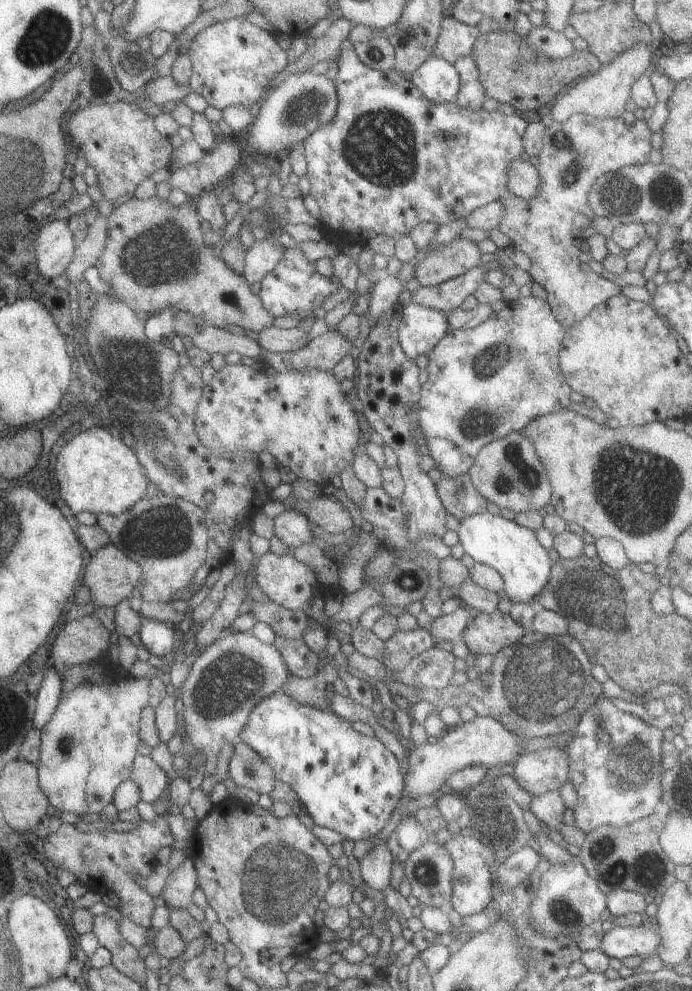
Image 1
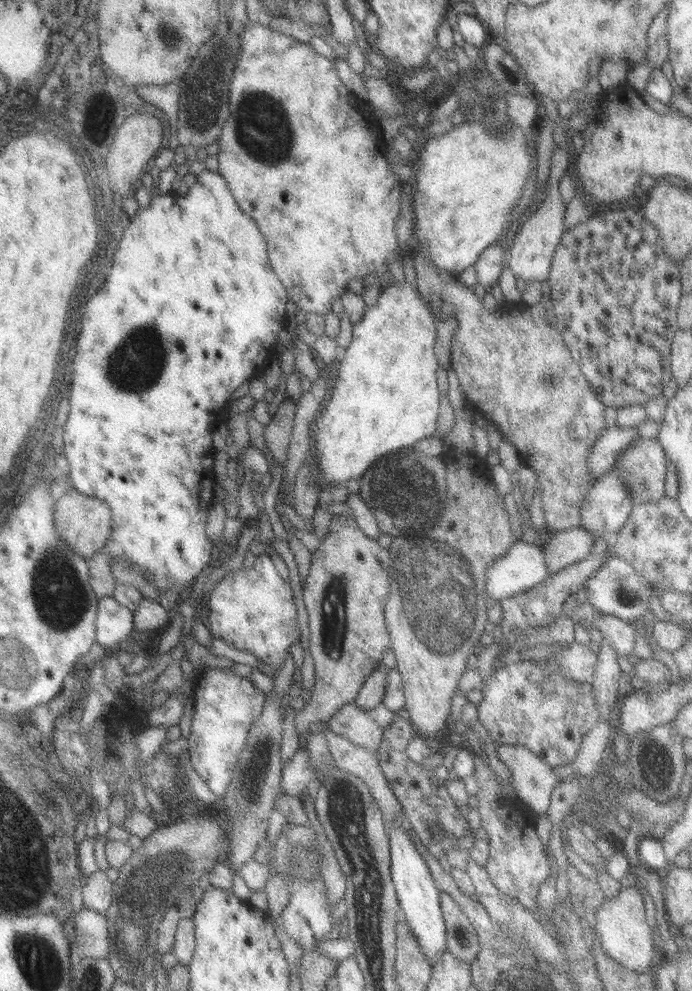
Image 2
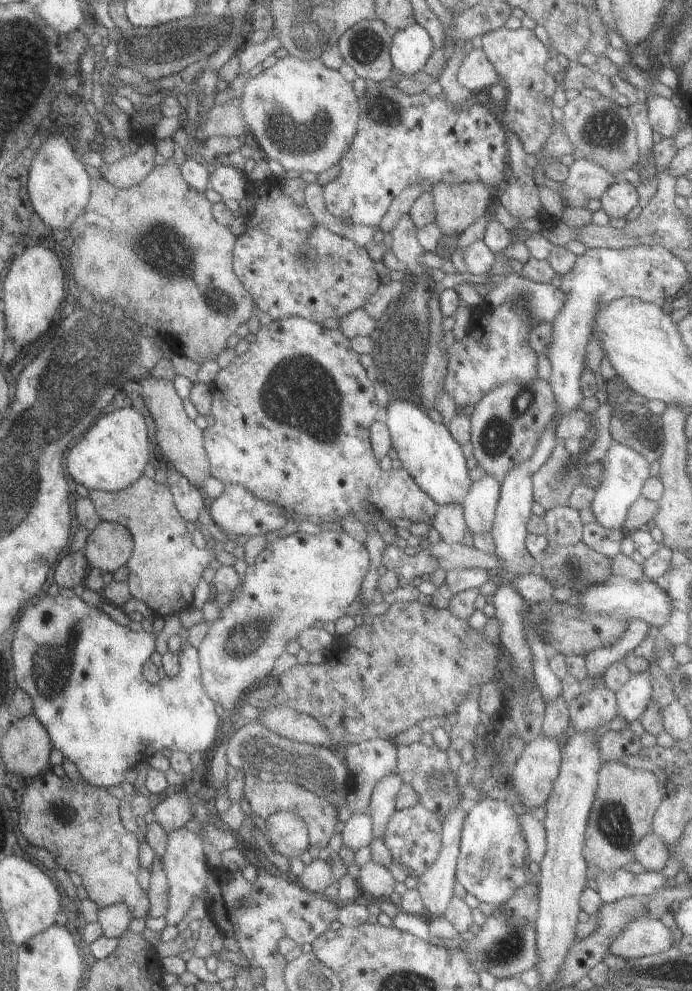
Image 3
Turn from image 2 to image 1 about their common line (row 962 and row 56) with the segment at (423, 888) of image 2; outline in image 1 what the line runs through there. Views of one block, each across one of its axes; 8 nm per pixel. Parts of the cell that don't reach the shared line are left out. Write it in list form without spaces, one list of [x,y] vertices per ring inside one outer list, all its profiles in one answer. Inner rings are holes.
[[[433,54],[411,73],[410,81],[423,97],[434,103],[453,102],[459,86],[455,67]]]

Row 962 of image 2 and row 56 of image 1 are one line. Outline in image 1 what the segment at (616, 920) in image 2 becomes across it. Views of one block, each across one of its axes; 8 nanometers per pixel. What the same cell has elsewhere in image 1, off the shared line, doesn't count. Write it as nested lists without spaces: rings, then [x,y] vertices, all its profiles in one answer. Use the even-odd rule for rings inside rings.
[[[637,43],[617,55],[611,62],[601,65],[593,74],[574,81],[555,96],[553,108],[549,113],[550,121],[560,123],[575,113],[600,119],[620,117],[625,111],[625,100],[630,97],[630,86],[639,75],[652,67],[651,57],[649,45]]]

